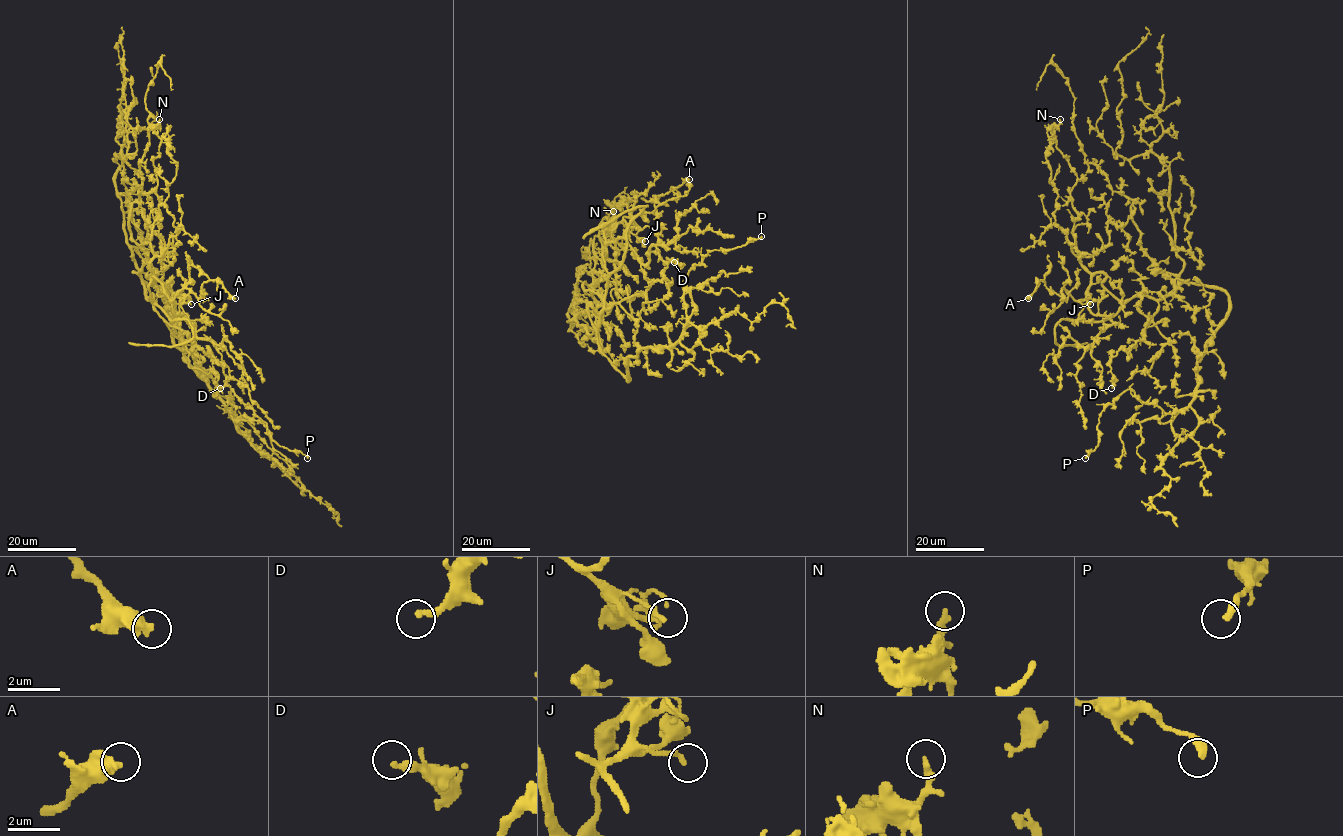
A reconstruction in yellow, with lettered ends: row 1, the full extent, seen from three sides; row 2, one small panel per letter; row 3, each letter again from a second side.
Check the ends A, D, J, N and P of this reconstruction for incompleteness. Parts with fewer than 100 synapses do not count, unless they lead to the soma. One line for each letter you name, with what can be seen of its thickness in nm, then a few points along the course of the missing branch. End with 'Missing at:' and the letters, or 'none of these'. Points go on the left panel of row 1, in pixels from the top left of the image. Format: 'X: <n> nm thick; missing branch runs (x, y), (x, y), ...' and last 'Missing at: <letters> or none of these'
Missing at: none of these

